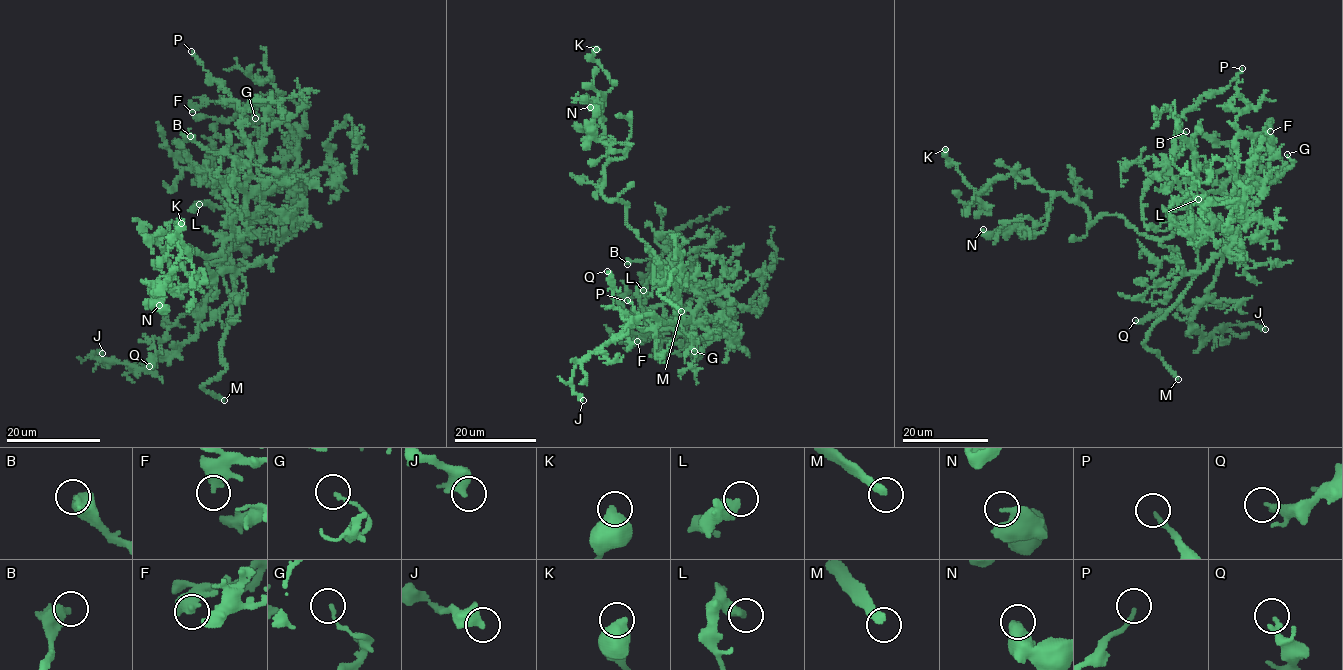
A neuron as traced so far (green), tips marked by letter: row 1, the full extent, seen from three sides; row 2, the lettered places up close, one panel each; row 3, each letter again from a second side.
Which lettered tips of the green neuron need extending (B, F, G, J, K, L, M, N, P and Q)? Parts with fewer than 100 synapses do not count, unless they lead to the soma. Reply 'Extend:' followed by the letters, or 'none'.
Extend: M

